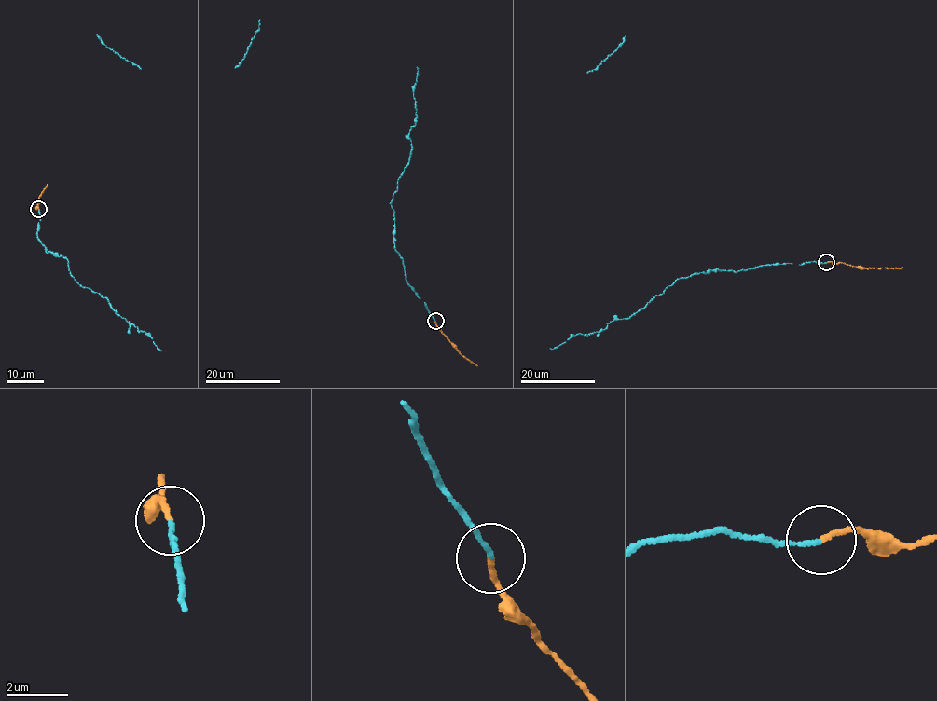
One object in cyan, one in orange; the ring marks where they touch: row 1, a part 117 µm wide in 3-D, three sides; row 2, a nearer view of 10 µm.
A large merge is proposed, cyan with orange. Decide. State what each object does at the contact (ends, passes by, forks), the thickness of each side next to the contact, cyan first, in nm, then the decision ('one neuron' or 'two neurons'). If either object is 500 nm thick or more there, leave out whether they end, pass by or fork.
cyan ends there; orange ends there; 130 nm thick on the cyan side, 160 nm on the other; two neurons

